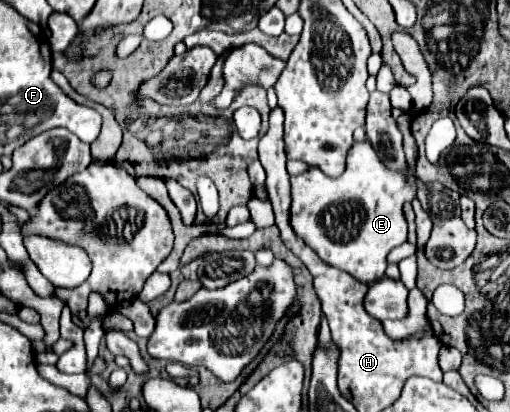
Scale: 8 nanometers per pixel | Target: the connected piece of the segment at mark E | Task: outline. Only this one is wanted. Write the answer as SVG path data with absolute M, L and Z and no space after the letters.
M362 141L362 143L354 143L352 149L348 151L346 171L340 177L332 179L332 177L326 177L318 167L310 167L306 173L290 177L290 183L292 183L290 225L292 225L294 233L306 245L310 245L324 263L354 275L358 281L370 285L370 283L382 279L386 265L388 265L386 255L394 247L398 247L406 241L408 227L406 227L402 203L412 201L416 195L412 173L408 171L408 177L406 177L402 173L386 169L384 163L380 163L376 151L370 147L370 143Z

